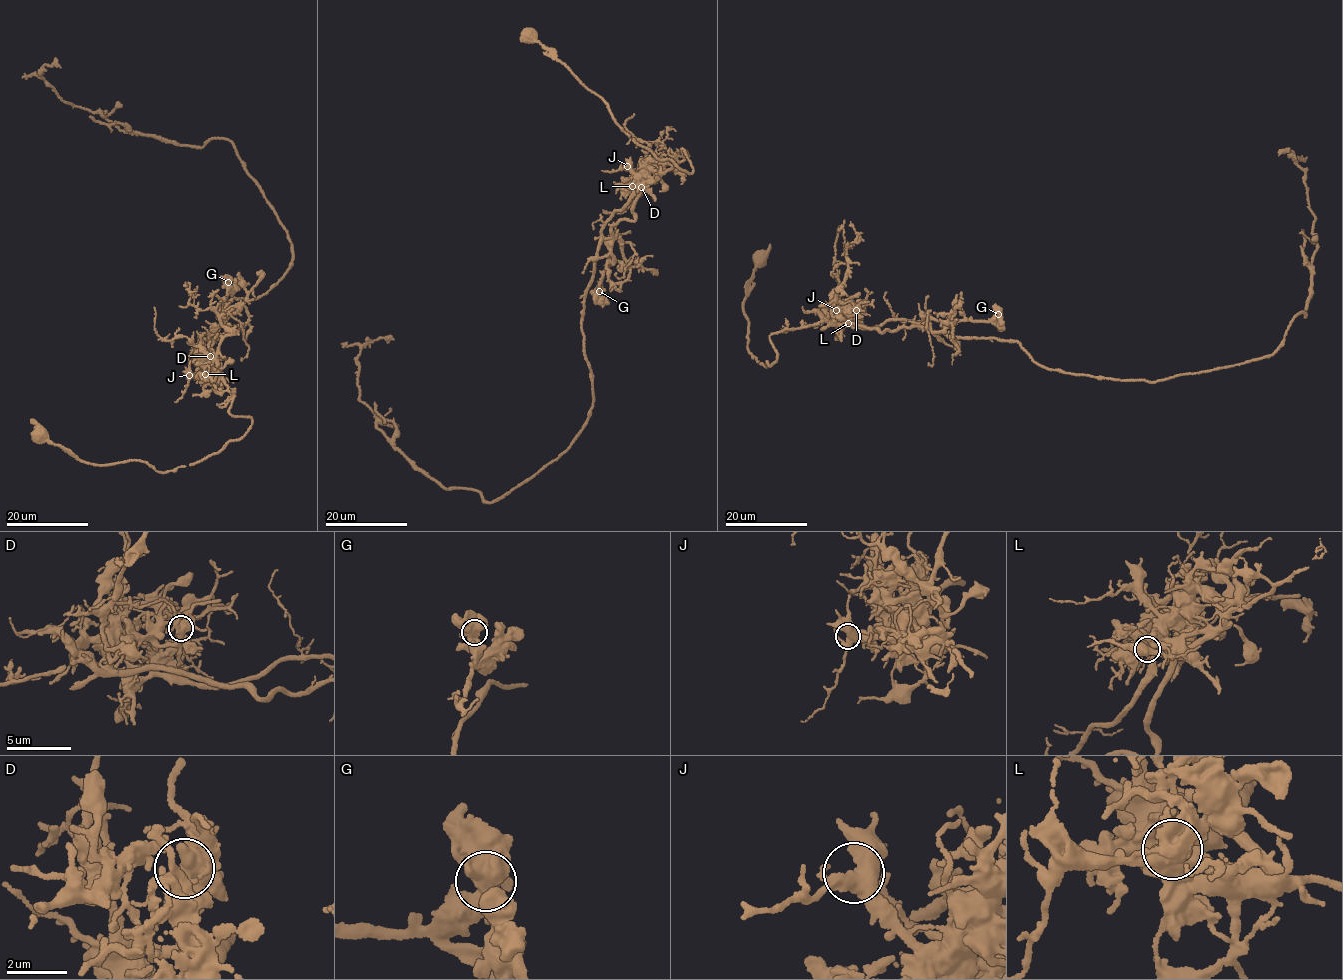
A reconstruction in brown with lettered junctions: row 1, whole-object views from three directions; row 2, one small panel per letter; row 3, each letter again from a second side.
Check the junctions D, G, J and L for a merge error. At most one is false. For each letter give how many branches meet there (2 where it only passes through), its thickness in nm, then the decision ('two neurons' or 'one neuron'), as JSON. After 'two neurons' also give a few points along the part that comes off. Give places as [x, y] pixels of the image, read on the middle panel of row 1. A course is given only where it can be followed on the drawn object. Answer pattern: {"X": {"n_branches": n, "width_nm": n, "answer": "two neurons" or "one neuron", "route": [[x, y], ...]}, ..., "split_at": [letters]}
{"D": {"n_branches": 4, "width_nm": 550, "answer": "one neuron"}, "G": {"n_branches": 4, "width_nm": 550, "answer": "one neuron"}, "J": {"n_branches": 4, "width_nm": 500, "answer": "one neuron"}, "L": {"n_branches": 4, "width_nm": 550, "answer": "two neurons", "route": [[632, 186], [584, 298], [591, 415], [499, 498], [439, 485], [378, 430], [356, 358], [394, 339]]}, "split_at": ["L"]}

